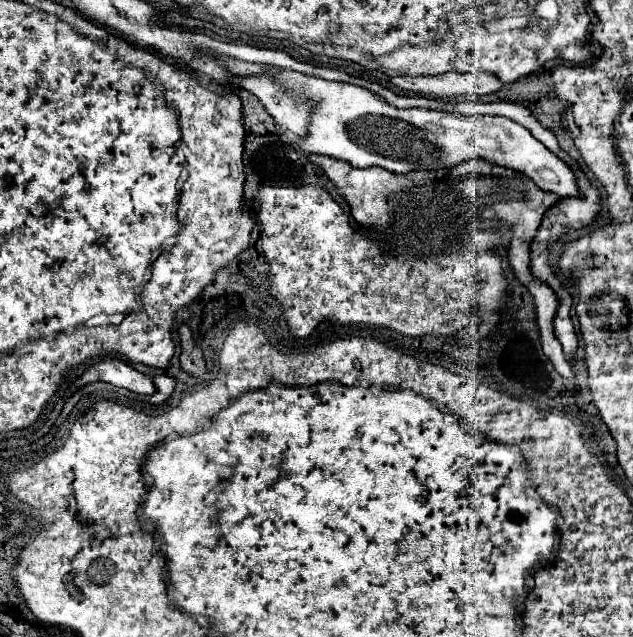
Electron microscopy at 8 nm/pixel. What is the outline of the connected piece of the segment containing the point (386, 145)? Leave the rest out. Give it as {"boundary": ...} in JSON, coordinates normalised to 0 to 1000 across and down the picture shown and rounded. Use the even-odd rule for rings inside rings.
{"boundary":[[[431,108],[431,115],[453,146],[482,149],[498,159],[498,174],[488,193],[488,218],[472,218],[479,237],[542,250],[570,265],[602,262],[624,275],[716,265],[731,253],[763,246],[779,259],[826,272],[858,300],[874,300],[883,309],[912,306],[908,275],[899,262],[814,190],[760,181],[735,184],[675,171],[624,171],[602,152],[564,133],[513,127],[444,108]]]}

